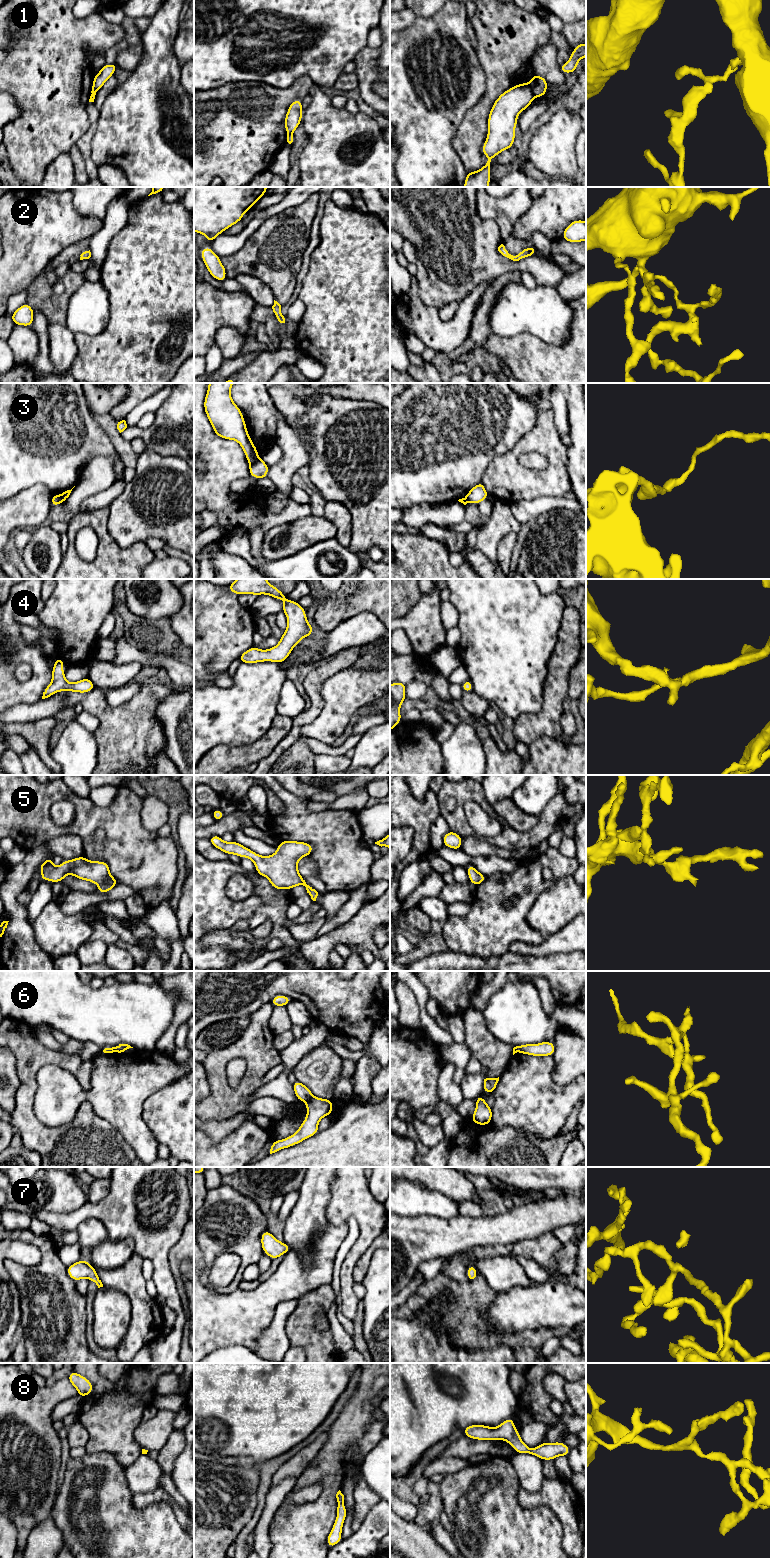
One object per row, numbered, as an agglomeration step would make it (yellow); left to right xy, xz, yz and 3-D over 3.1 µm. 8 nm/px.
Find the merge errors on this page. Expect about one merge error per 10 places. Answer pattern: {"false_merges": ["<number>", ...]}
{"false_merges": ["1", "3", "6"]}

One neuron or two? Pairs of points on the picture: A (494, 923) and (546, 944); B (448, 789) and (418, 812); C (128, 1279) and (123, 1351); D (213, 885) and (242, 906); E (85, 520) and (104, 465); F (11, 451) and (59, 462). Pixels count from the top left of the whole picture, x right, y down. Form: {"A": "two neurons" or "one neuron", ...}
{"A": "two neurons", "B": "two neurons", "C": "one neuron", "D": "one neuron", "E": "two neurons", "F": "one neuron"}

